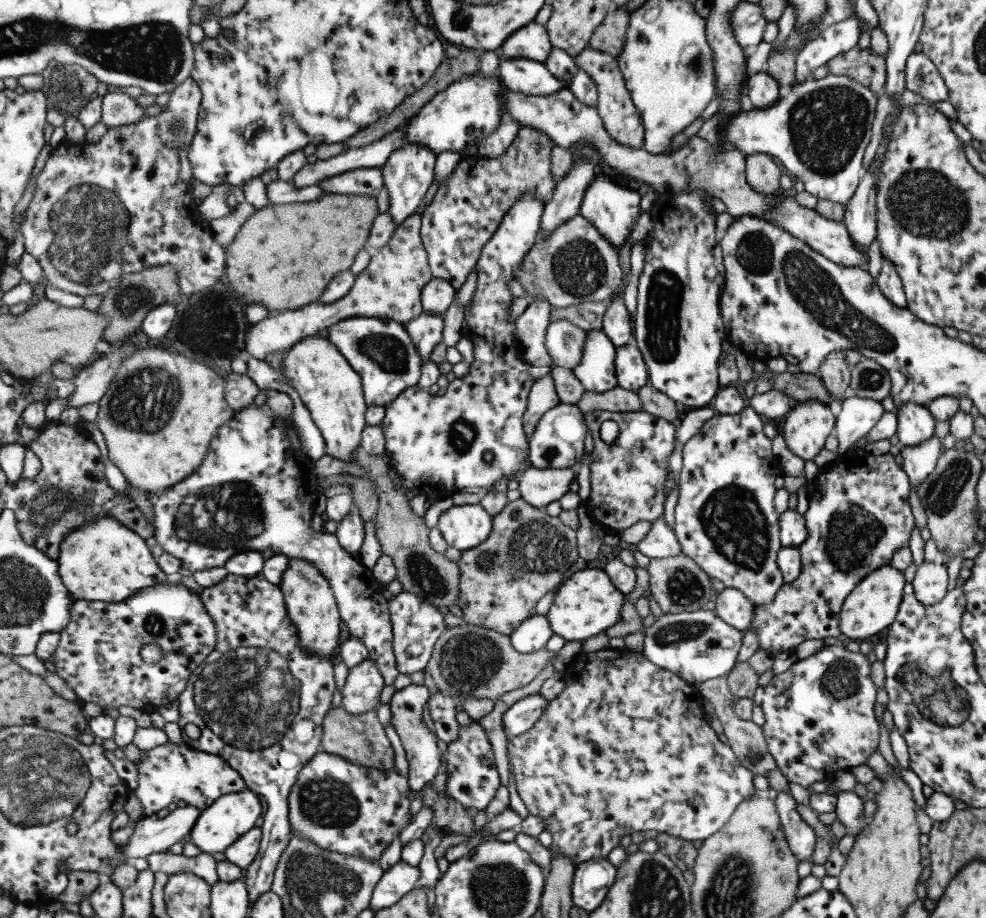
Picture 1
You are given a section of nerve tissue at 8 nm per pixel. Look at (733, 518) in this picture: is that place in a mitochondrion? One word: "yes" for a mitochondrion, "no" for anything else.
yes

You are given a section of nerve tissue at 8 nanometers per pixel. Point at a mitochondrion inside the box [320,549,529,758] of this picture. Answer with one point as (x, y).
(468, 660)

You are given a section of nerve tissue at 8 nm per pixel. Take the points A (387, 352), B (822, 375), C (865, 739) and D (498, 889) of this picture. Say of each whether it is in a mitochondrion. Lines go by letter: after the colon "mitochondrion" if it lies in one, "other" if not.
A: mitochondrion
B: other
C: other
D: mitochondrion

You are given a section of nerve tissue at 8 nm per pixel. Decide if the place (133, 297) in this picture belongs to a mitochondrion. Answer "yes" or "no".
yes

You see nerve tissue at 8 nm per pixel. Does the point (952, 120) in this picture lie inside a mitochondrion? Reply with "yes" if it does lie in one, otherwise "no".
no

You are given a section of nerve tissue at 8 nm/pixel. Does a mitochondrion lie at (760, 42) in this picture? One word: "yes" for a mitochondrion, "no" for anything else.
no

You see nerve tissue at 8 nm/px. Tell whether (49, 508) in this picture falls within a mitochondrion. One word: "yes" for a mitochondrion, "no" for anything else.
yes

